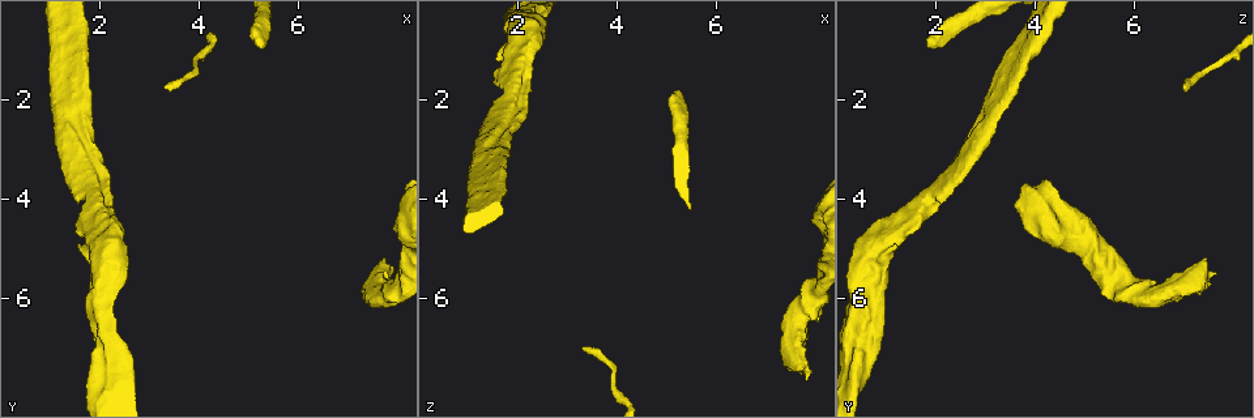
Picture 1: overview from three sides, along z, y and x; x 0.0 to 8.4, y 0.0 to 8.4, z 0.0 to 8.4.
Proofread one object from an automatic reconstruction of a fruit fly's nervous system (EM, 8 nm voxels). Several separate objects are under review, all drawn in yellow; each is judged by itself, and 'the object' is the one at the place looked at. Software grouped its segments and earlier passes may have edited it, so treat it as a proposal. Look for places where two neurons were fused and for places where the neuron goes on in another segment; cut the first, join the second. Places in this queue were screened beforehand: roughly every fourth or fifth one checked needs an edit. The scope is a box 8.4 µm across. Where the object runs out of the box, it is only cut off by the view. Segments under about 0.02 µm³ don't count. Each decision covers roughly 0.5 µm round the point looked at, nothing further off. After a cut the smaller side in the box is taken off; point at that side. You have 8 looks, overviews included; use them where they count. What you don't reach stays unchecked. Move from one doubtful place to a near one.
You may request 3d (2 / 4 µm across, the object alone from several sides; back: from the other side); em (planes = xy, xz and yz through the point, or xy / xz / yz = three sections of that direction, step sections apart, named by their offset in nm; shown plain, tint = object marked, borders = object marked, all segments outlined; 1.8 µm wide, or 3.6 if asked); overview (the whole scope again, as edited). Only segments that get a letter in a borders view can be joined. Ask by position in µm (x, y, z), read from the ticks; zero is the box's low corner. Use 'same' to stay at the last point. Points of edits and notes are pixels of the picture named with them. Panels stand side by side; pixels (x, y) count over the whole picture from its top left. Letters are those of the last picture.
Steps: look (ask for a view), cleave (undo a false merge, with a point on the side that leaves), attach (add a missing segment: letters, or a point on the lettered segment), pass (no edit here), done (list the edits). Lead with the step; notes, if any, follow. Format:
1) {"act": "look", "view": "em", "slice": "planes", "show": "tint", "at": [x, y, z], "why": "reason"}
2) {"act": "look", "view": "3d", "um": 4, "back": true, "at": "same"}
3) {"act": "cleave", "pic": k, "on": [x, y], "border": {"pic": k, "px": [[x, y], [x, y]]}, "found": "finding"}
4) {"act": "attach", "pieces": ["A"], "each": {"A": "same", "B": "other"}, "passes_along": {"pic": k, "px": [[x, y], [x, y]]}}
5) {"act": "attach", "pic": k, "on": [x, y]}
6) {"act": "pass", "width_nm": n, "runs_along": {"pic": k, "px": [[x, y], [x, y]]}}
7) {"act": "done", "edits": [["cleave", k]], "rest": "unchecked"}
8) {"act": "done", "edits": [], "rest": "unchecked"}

{"act": "look", "view": "3d", "um": 2, "at": [7.60, 5.55, 7.25], "why": "calibre changes"}

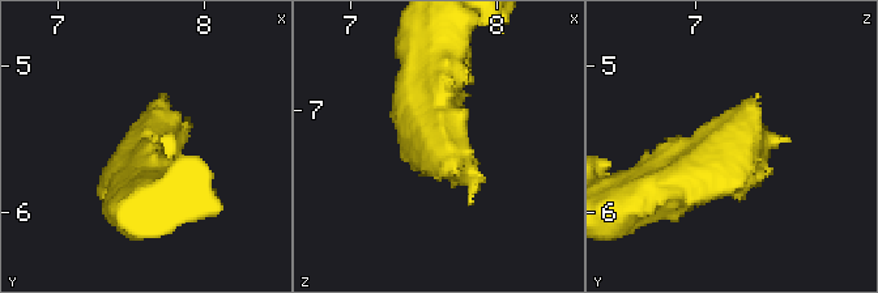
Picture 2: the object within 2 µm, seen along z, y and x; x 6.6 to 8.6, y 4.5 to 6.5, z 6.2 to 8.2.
{"act": "look", "view": "em", "slice": "planes", "show": "borders", "at": [7.62, 5.60, 7.28], "why": "now the EM"}

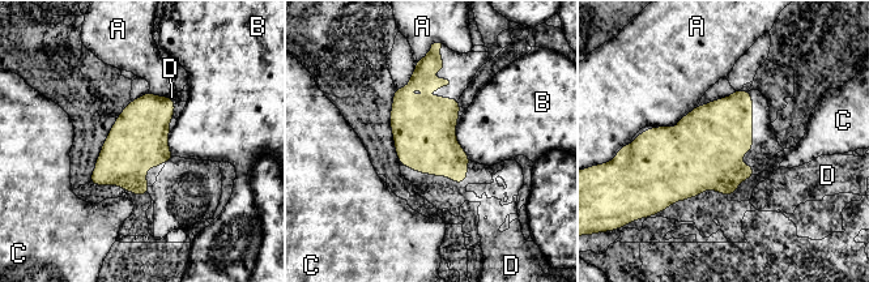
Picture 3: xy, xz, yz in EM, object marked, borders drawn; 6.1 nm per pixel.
{"act": "attach", "pieces": ["D"], "width_nm": 360, "each": {"A": "other", "B": "other", "C": "other", "D": "same"}, "passes_along": {"pic": 3, "px": [[711, 140], [752, 136], [765, 142]]}, "found": "it goes on there"}

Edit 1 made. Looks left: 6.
{"act": "look", "view": "overview"}

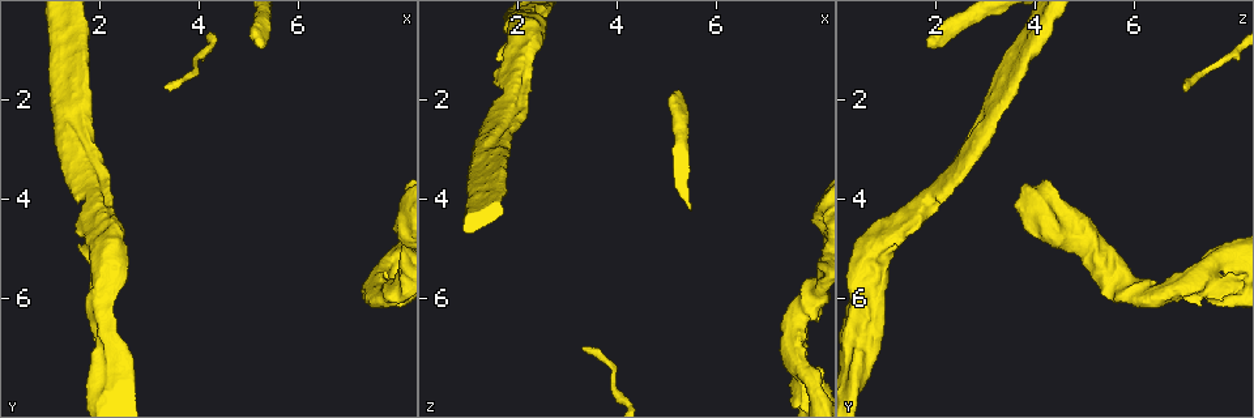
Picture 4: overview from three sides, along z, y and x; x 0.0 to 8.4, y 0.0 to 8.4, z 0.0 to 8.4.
{"act": "look", "view": "em", "um": 3.6, "slice": "xy", "step": 4, "show": "tint", "at": [1.95, 4.50, 1.35], "why": "arms part here"}

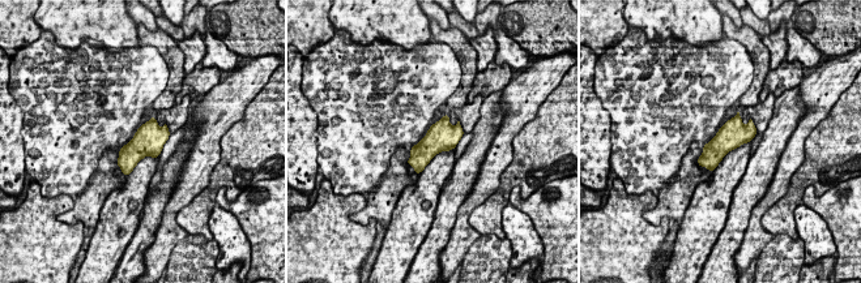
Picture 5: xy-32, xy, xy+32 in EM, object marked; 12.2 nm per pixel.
{"act": "look", "view": "em", "um": 3.6, "slice": "planes", "show": "tint", "at": "same"}

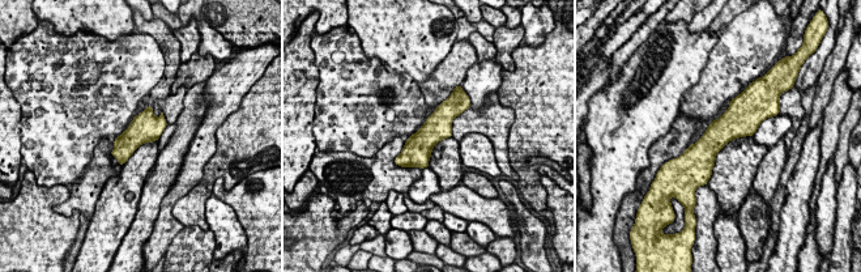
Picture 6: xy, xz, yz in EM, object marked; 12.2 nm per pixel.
{"act": "look", "view": "em", "um": 3.6, "slice": "planes", "show": "borders", "at": "same"}

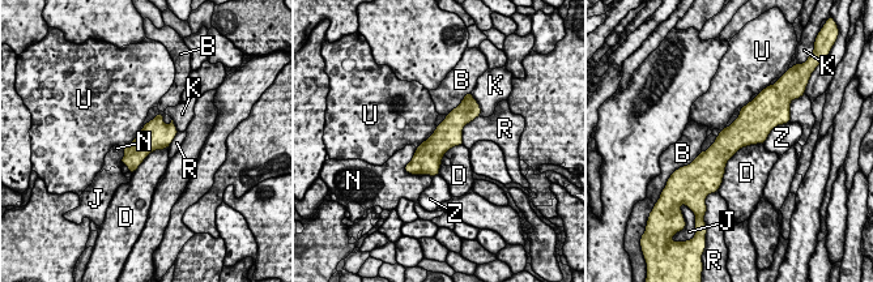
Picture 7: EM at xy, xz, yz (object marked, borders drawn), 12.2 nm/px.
{"act": "pass", "each": {"B": "other", "D": "other", "J": "other", "K": "other", "N": "other", "R": "other", "U": "other", "Z": "other"}, "border": {"pic": 7, "px": [[762, 142], [728, 161], [719, 187]]}, "found": "all the same neuron"}

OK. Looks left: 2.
{"act": "look", "view": "3d", "um": 4, "at": [1.65, 2.80, 2.80], "why": "two arms at a narrow angle"}

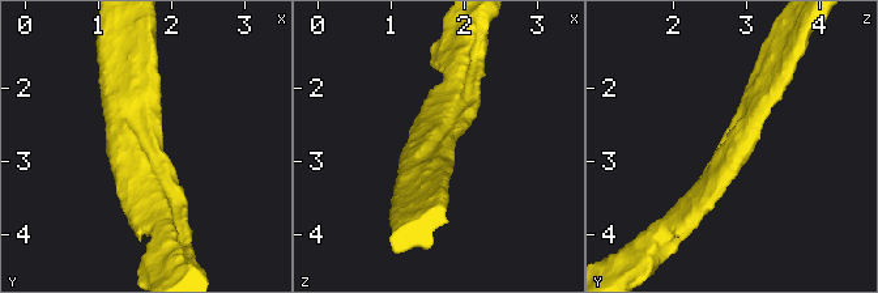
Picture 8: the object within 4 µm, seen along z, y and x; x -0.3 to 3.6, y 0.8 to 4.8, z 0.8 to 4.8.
{"act": "look", "view": "em", "slice": "xz", "step": 4, "show": "borders", "at": [1.65, 2.85, 2.80]}

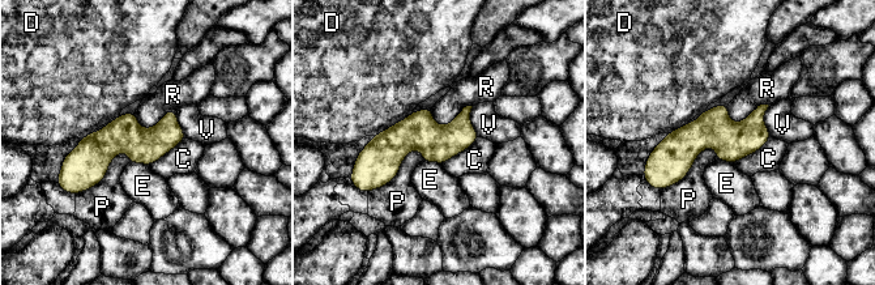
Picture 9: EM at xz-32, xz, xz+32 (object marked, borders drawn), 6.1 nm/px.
{"act": "pass", "each": {"C": "other", "D": "other", "E": "other", "P": "other", "R": "other", "V": "other"}, "border": {"pic": 9, "px": [[768, 103], [738, 122], [728, 115]]}, "found": "continuous, no second neuron"}

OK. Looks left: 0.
{"act": "done", "edits": [["attach", 3]], "rest": "unchecked"}

